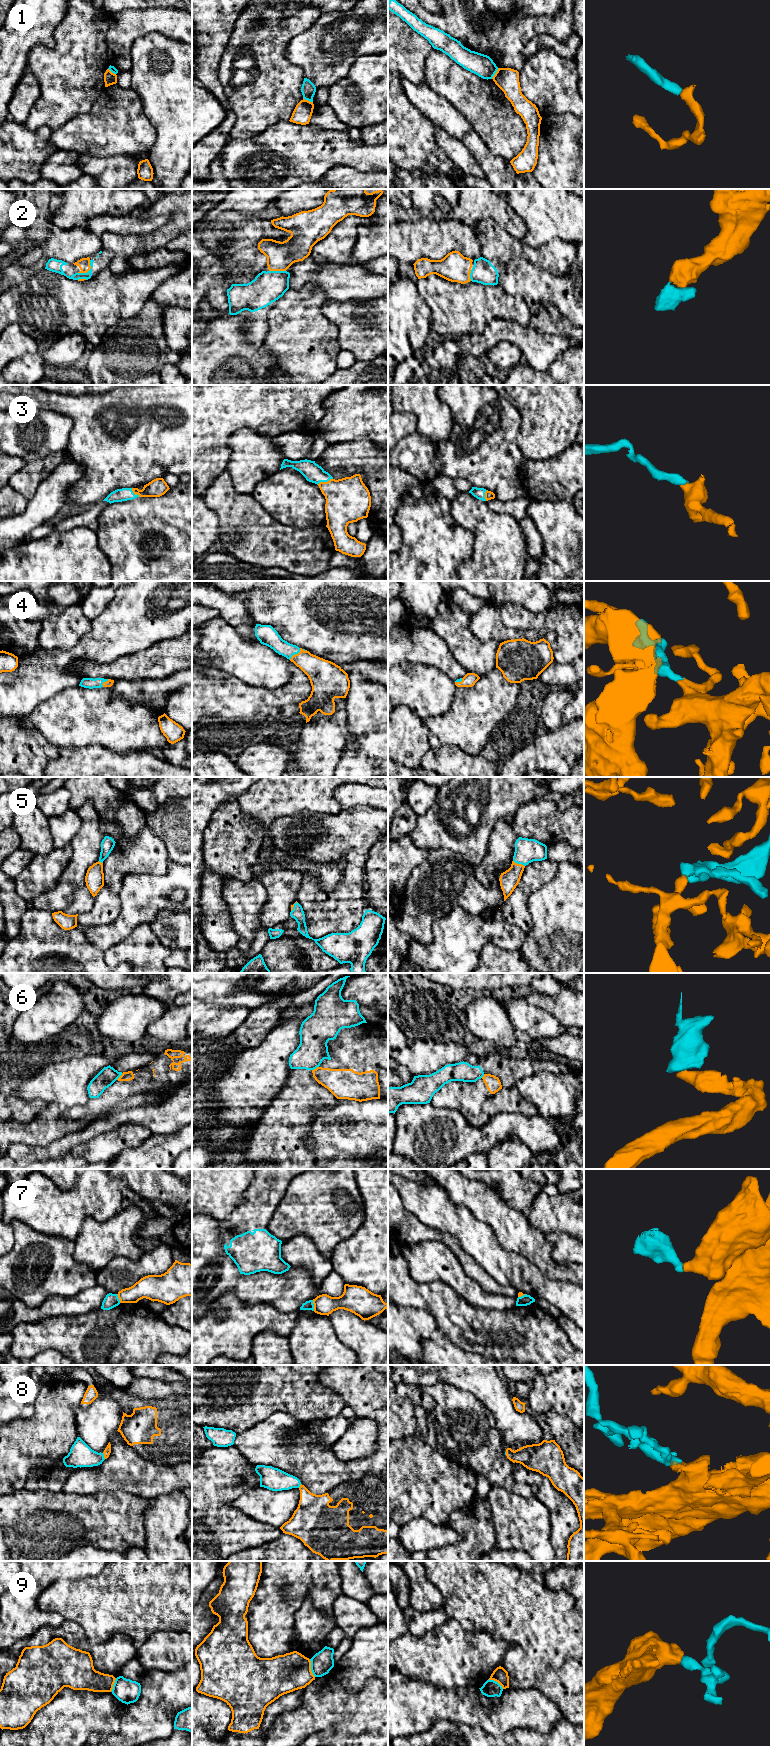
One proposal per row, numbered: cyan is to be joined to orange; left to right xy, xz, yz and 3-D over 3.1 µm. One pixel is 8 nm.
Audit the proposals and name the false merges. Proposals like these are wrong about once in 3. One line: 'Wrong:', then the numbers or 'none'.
Wrong: 1, 6, 7, 9

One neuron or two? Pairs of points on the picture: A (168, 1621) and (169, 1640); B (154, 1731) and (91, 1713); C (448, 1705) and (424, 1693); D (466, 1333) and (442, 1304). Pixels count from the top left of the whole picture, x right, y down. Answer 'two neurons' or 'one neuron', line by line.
A: two neurons
B: two neurons
C: one neuron
D: one neuron

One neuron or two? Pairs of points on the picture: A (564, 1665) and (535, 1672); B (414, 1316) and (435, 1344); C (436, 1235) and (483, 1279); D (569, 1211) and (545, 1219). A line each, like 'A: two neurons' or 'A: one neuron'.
A: two neurons
B: two neurons
C: one neuron
D: one neuron

